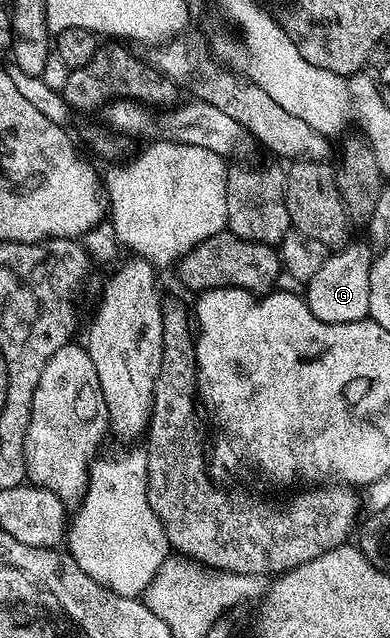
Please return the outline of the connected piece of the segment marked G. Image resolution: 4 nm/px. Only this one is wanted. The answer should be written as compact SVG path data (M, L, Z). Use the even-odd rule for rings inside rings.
M363 240L350 241L344 248L330 253L322 269L306 281L303 299L311 314L328 324L366 319L370 310L370 268L374 255L370 244Z

